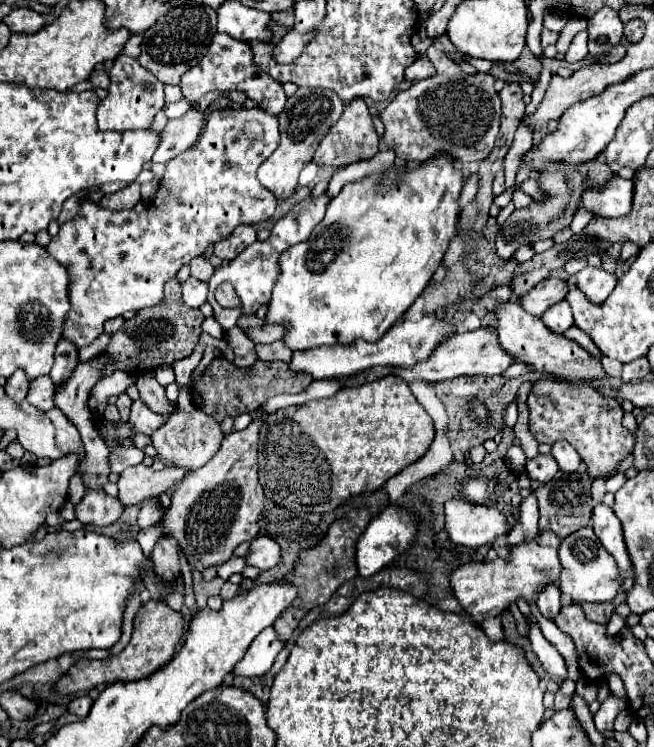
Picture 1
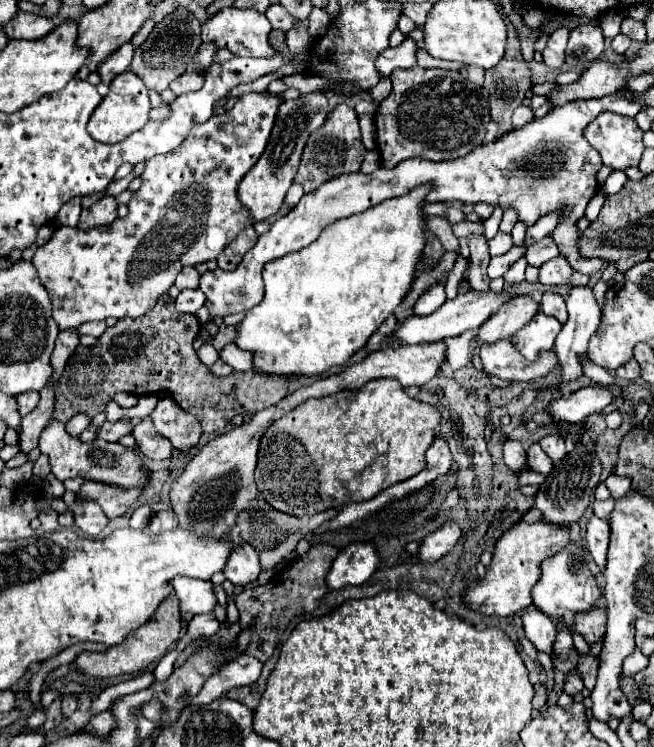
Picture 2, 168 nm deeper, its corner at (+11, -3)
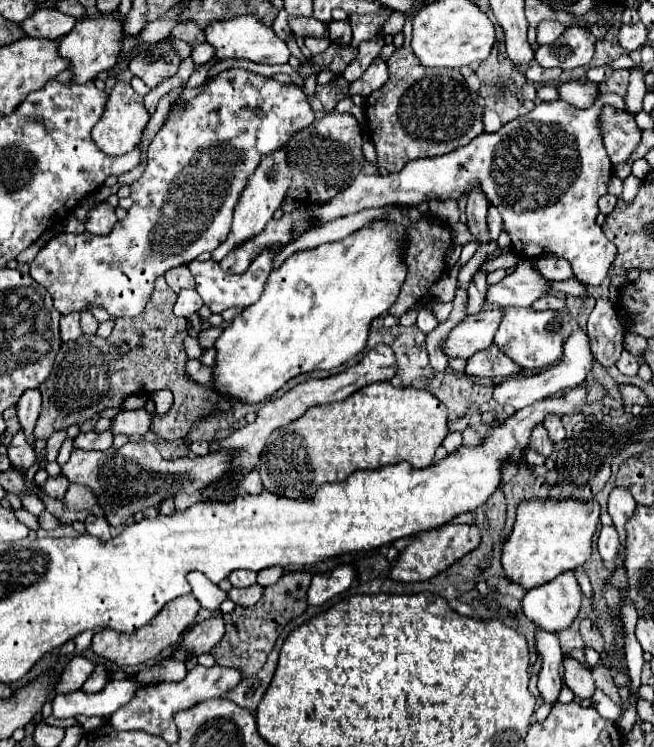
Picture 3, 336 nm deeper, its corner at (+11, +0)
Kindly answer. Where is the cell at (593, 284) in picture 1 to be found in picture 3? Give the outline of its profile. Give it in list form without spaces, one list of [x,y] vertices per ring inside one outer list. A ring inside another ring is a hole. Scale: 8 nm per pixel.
[[[577,327],[565,341],[563,341],[563,357],[557,365],[553,365],[551,369],[543,371],[543,373],[537,373],[537,375],[531,375],[527,379],[521,379],[521,377],[513,377],[513,379],[507,379],[503,381],[501,385],[495,387],[493,391],[493,397],[499,405],[513,405],[517,411],[527,407],[527,405],[533,405],[541,399],[547,399],[559,391],[567,391],[567,389],[573,389],[577,385],[581,385],[587,375],[593,371],[593,363],[595,363],[595,357],[591,353],[591,347],[589,347],[589,337],[587,333]]]

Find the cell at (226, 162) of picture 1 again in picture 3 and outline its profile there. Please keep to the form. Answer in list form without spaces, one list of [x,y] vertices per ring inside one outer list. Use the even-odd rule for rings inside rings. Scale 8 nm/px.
[[[227,69],[213,77],[205,91],[189,101],[189,107],[165,123],[153,137],[147,151],[143,175],[131,183],[133,205],[123,221],[117,221],[109,235],[59,233],[31,263],[31,277],[43,285],[61,315],[83,313],[93,307],[105,309],[113,319],[139,315],[153,295],[155,279],[169,269],[187,265],[205,251],[217,249],[231,231],[233,207],[245,181],[263,155],[285,145],[293,133],[311,125],[315,113],[297,85],[283,85],[245,69]]]

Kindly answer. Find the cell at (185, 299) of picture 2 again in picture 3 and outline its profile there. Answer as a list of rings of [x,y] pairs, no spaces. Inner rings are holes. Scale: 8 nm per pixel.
[[[195,289],[181,291],[179,297],[177,297],[177,303],[175,303],[175,309],[173,311],[175,311],[177,317],[189,319],[191,315],[195,315],[199,311],[201,305],[203,305],[203,301],[201,301],[201,297],[199,297],[199,293]]]

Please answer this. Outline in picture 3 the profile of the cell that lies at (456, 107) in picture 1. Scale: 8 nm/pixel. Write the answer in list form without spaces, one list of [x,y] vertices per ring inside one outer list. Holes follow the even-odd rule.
[[[407,45],[387,61],[389,81],[365,101],[365,117],[381,167],[397,173],[411,159],[451,153],[483,133],[479,93],[469,89],[457,69],[425,67]]]

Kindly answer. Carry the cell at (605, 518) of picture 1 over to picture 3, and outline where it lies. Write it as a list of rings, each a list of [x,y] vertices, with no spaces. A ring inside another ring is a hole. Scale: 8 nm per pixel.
[[[605,525],[599,533],[599,541],[597,541],[597,549],[599,549],[599,555],[605,563],[607,569],[615,569],[615,557],[617,557],[617,551],[619,551],[619,535],[617,535],[617,529],[611,525]]]

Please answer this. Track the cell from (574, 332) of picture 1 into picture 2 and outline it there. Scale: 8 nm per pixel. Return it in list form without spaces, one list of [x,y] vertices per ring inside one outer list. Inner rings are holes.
[[[587,360],[587,364],[585,364],[585,376],[587,378],[591,378],[595,384],[599,384],[599,386],[611,386],[611,384],[615,384],[615,378],[605,370],[605,368],[601,368],[601,366],[595,366],[593,362],[589,362]]]

